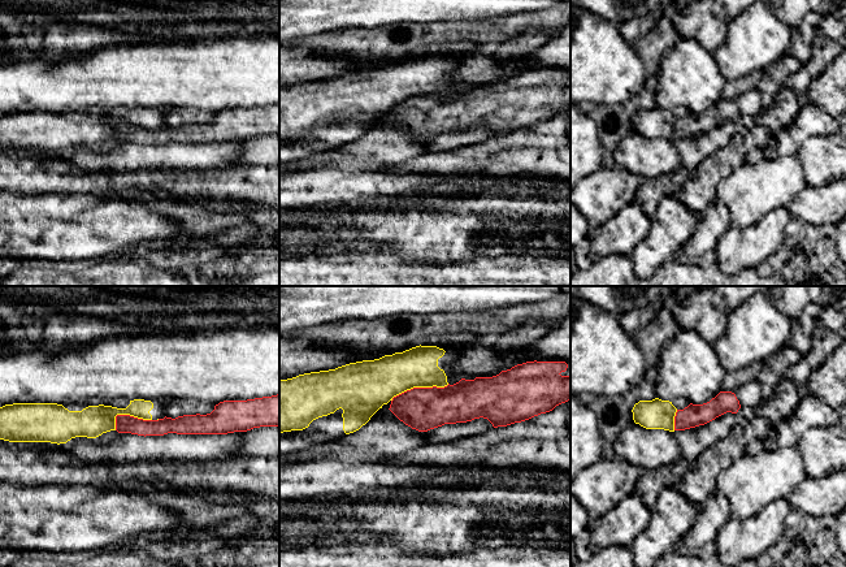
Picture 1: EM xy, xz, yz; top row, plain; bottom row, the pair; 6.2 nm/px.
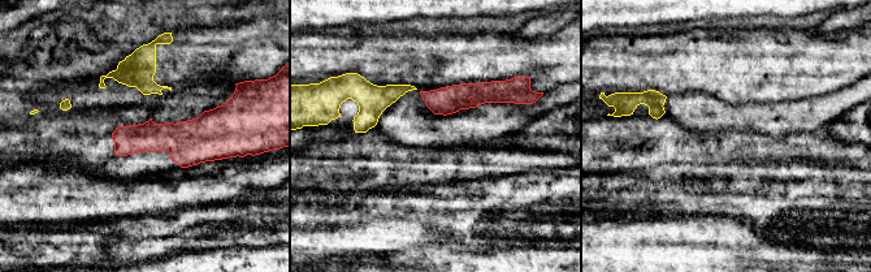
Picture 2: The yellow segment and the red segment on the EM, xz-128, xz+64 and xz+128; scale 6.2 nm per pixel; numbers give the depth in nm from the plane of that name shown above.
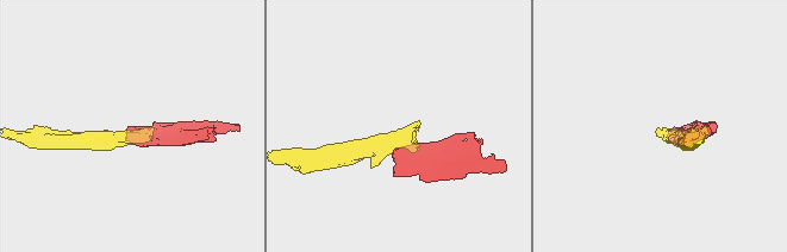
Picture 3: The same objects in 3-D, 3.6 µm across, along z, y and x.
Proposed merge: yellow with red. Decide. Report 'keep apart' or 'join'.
keep apart

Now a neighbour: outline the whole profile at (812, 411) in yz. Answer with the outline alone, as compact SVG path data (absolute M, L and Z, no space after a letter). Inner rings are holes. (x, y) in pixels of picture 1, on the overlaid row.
M803 393L788 423L794 434L801 437L811 428L836 425L840 423L840 414L837 408L830 407L821 398Z

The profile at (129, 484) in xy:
M126 479L123 482L120 482L120 484L109 484L107 488L118 488L118 489L127 490L127 492L143 492L143 493L148 493L152 490L181 492L179 489L175 489L170 486L169 484L162 482L160 480L146 482L138 479Z

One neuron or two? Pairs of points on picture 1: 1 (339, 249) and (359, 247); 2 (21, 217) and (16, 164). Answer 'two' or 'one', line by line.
1: one
2: two

